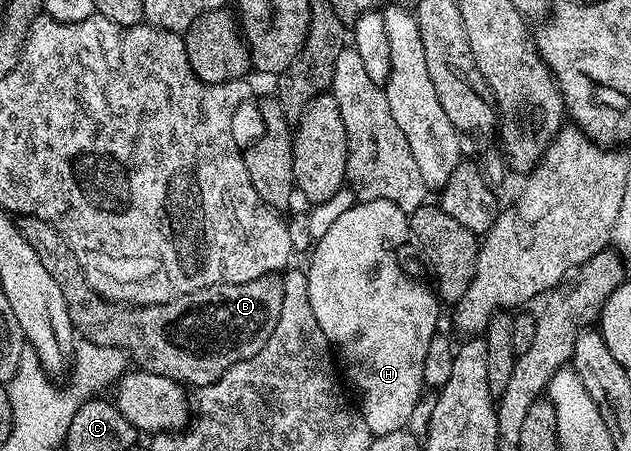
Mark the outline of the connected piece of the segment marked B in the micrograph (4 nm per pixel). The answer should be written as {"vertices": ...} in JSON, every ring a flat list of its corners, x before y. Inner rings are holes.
{"vertices":[[26,216,20,217,18,223,21,236,29,240,33,252,37,252,37,257,41,260,41,264,45,264,49,276,53,276,53,281,61,287,65,304,69,308,69,320,75,325,76,331,88,342,98,346,112,346,128,359,131,357,139,365,136,367,140,371,169,378,173,382,186,384,191,388,208,386,216,382,229,368,233,368,233,364,241,364,241,360,249,360,249,356,257,356,257,352,265,348,269,336,273,336,273,328,277,328,277,316,281,316,283,299,282,277,266,274,245,284,211,286,207,290,183,294,179,298,172,298,170,302,152,306,108,302,87,283,66,238,61,232,57,232,57,228,53,228,53,224,40,218]]}

